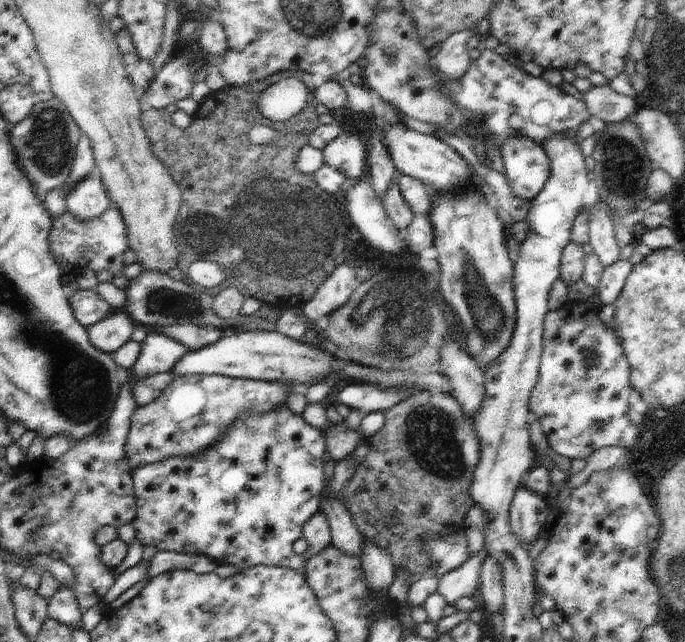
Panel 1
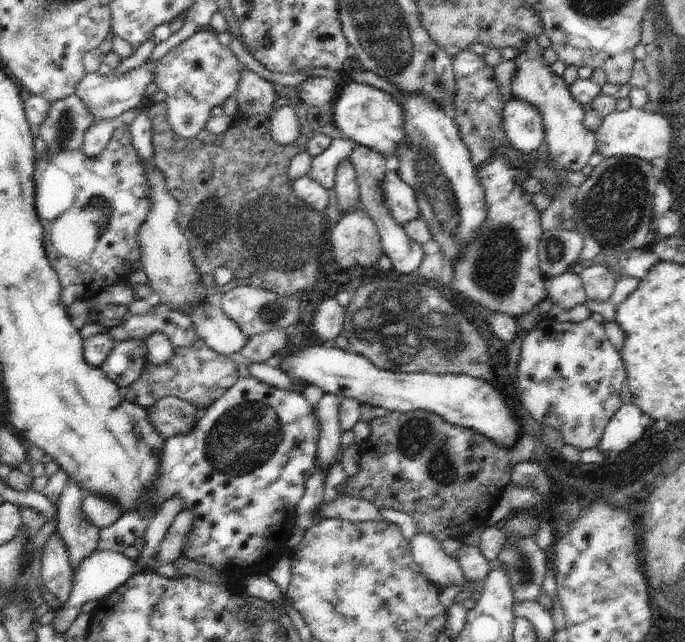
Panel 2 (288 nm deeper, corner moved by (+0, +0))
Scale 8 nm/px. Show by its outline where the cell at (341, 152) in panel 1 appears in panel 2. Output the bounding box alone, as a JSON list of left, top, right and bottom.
[307,134,355,190]

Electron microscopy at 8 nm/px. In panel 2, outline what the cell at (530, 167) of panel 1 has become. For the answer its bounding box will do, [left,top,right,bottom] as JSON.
[501,100,545,156]

